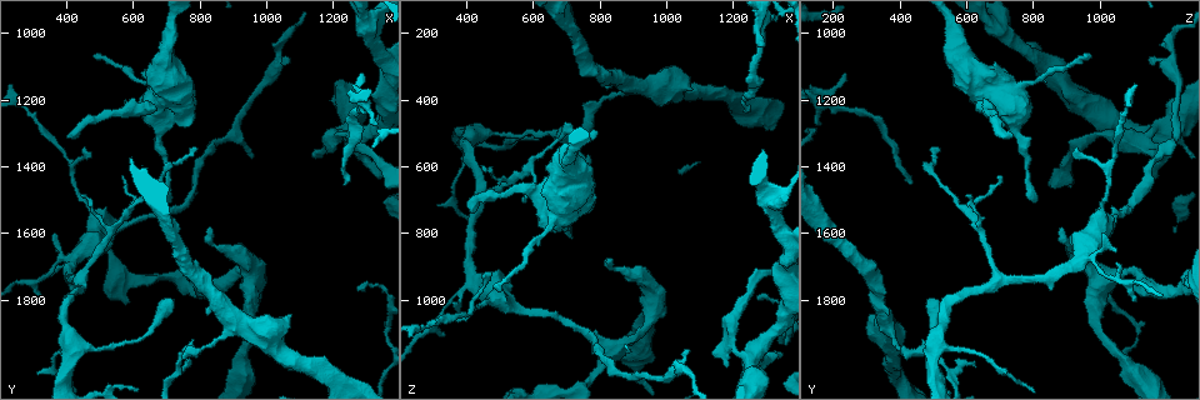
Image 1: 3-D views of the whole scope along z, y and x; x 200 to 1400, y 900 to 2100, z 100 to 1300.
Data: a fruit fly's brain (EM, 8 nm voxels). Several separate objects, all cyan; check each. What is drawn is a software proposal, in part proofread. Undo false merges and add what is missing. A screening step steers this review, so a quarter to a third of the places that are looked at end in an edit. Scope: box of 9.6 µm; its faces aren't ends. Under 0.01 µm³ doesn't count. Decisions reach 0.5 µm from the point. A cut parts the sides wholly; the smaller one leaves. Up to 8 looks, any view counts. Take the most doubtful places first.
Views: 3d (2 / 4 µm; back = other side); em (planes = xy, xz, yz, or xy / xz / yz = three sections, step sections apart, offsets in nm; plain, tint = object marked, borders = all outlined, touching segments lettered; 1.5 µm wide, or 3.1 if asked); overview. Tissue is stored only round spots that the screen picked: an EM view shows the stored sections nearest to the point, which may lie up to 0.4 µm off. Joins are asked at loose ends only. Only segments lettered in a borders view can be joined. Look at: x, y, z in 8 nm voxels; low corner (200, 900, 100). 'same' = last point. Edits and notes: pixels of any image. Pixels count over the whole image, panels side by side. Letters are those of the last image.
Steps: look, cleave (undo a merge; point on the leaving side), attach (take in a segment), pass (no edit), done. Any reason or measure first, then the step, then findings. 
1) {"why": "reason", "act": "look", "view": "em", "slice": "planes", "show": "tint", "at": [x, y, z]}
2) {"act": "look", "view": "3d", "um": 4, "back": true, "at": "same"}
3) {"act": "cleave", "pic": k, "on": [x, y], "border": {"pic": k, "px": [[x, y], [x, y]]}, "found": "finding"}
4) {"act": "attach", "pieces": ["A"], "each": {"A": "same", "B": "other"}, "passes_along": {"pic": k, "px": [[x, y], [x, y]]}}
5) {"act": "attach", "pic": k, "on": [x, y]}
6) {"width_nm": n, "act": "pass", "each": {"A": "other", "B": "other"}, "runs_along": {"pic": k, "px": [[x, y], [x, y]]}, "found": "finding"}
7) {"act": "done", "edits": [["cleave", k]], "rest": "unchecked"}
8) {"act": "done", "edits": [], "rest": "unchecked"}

{"why": "branch stops here", "act": "look", "view": "em", "slice": "xz", "step": 4, "show": "tint", "at": [1290, 1120, 240]}

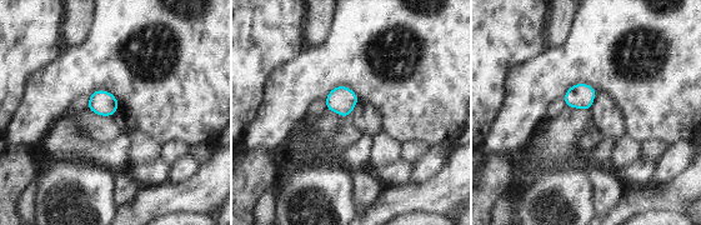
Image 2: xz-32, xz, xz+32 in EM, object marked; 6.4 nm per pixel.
{"why": "another direction", "act": "look", "view": "em", "slice": "planes", "show": "tint", "at": "same"}

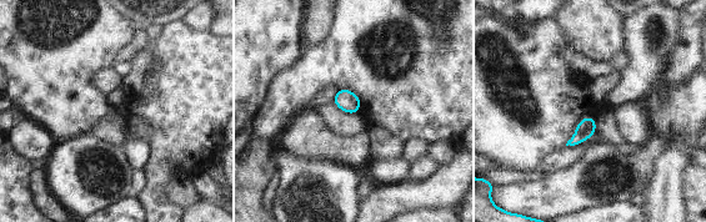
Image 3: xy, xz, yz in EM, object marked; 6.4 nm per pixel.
{"why": "see the neighbours", "act": "look", "view": "em", "slice": "planes", "show": "borders", "at": "same"}

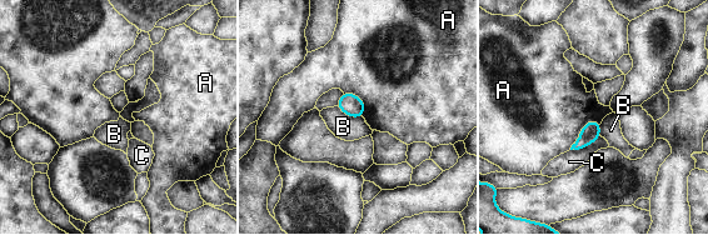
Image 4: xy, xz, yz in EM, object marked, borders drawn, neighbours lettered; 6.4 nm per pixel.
{"act": "pass", "each": {"A": "other", "B": "other", "C": "other"}, "found": "none of them fits"}

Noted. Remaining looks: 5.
{"why": "thin end", "act": "look", "view": "3d", "um": 4, "back": true, "at": [1240, 1460, 430]}

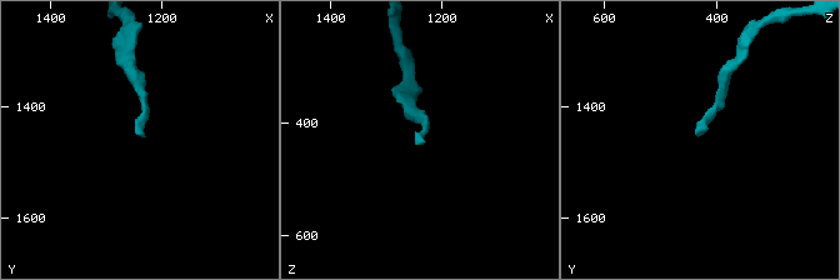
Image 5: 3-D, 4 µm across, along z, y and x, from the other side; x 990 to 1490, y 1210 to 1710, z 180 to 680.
{"why": "shape alone is not enough", "act": "look", "view": "em", "slice": "planes", "show": "borders", "at": [1235, 1460, 435]}

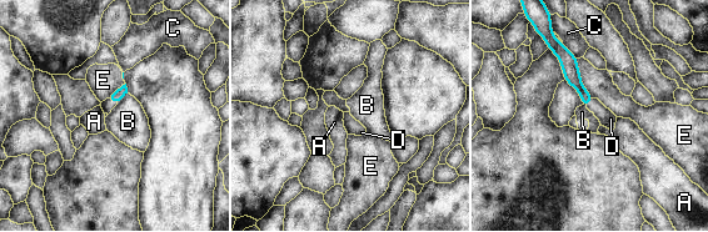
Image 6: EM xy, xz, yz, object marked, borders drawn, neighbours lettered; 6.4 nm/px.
{"longest_contact_nm": ["E", 280], "act": "attach", "pic": 6, "on": [106, 105], "each": {"A": "other", "B": "other", "C": "other", "D": "same", "E": "other"}, "passes_along": {"pic": 6, "px": [[118, 95], [111, 101], [106, 105]]}, "found": "the neuron continues"}

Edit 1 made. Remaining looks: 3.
{"act": "look", "view": "overview"}

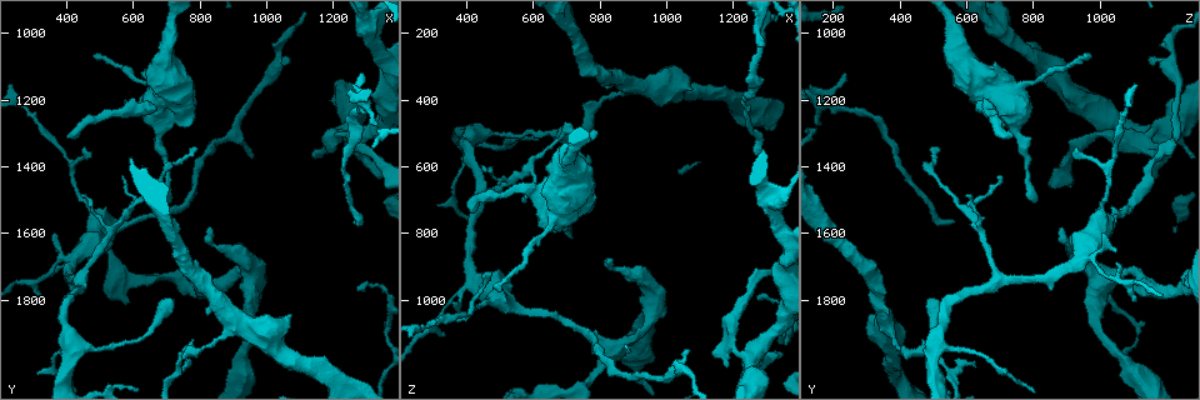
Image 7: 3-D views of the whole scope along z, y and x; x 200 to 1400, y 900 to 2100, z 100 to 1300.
{"act": "look", "view": "em", "slice": "yz", "step": 4, "show": "borders", "at": [1070, 1070, 1150]}

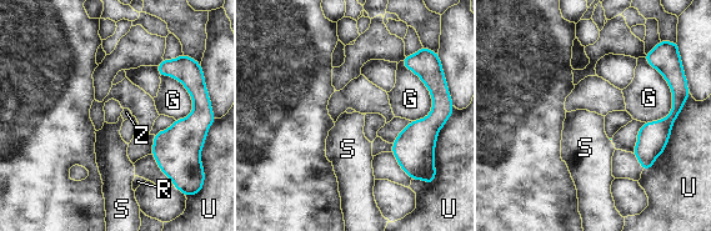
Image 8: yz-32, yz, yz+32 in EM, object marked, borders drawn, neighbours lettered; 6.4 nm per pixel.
{"act": "look", "view": "em", "slice": "planes", "show": "borders", "at": "same"}

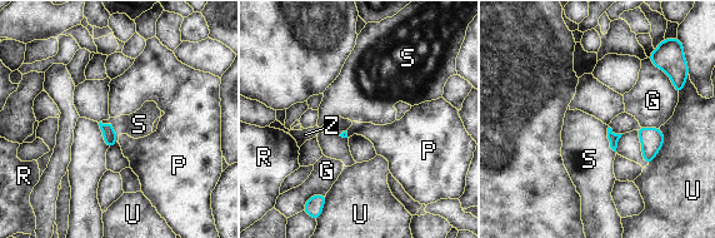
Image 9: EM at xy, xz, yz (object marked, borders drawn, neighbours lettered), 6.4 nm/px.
{"act": "pass", "each": {"G": "other", "P": "other", "R": "other", "S": "other", "U": "other", "Z": "other"}, "border": {"pic": 9, "px": [[100, 122], [103, 140], [109, 147]]}, "found": "none of them fits"}

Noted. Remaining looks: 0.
{"act": "done", "edits": [["attach", 6]], "rest": "unchecked"}

